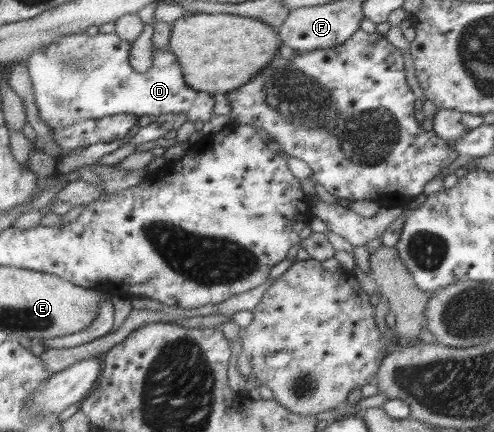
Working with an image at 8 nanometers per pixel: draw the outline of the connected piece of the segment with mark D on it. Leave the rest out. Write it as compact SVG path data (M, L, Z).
M69 34L68 36L57 36L46 46L32 50L25 58L28 69L32 94L37 107L37 116L45 121L49 129L55 131L59 127L65 127L75 121L85 119L98 119L103 116L129 113L132 115L159 116L163 113L185 114L187 121L204 123L213 114L214 96L207 93L199 93L191 89L184 81L181 68L177 58L169 49L158 50L152 47L151 67L147 73L138 74L131 69L128 62L130 49L133 44L120 40L113 34L100 34L87 36L87 34Z

